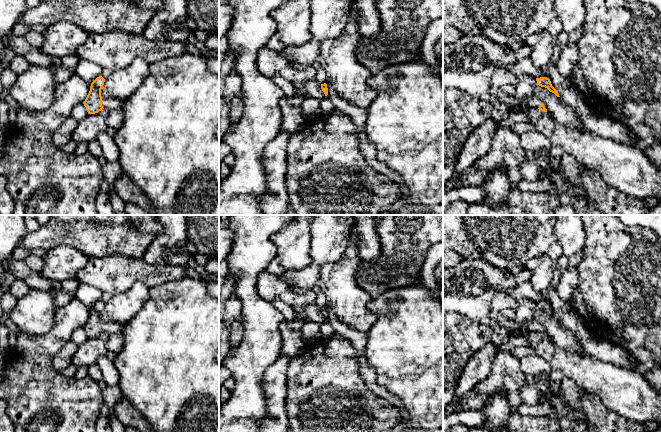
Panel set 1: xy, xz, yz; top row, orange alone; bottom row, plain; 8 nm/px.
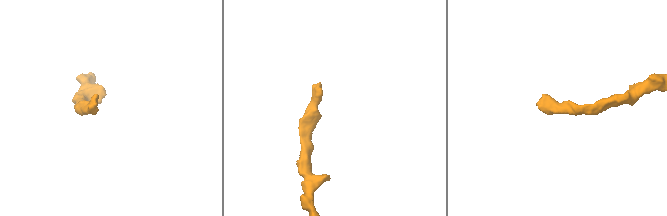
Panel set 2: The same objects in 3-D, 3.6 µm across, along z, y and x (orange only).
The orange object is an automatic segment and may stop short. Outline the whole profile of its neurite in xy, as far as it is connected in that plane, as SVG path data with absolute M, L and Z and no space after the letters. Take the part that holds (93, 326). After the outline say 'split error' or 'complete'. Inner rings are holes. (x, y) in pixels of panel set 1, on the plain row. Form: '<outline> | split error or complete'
M102 300L97 301L90 310L90 315L83 326L88 338L95 338L102 333L116 334L123 331L123 325L117 322L102 321L101 313L105 303Z | split error

